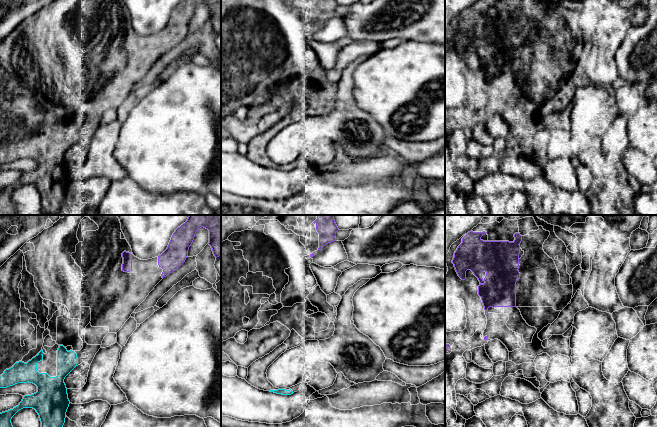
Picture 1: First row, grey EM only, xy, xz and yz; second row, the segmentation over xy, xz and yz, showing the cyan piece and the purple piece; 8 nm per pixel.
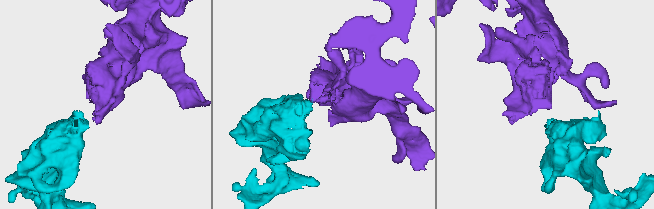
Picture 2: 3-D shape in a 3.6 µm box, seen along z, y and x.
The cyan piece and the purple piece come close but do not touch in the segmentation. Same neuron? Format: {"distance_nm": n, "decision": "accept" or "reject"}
{"distance_nm": 750, "decision": "accept"}

